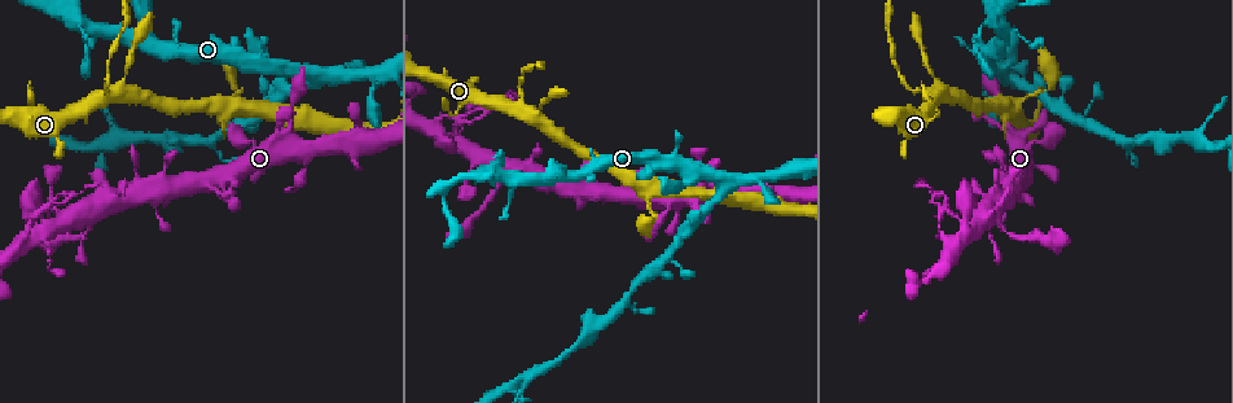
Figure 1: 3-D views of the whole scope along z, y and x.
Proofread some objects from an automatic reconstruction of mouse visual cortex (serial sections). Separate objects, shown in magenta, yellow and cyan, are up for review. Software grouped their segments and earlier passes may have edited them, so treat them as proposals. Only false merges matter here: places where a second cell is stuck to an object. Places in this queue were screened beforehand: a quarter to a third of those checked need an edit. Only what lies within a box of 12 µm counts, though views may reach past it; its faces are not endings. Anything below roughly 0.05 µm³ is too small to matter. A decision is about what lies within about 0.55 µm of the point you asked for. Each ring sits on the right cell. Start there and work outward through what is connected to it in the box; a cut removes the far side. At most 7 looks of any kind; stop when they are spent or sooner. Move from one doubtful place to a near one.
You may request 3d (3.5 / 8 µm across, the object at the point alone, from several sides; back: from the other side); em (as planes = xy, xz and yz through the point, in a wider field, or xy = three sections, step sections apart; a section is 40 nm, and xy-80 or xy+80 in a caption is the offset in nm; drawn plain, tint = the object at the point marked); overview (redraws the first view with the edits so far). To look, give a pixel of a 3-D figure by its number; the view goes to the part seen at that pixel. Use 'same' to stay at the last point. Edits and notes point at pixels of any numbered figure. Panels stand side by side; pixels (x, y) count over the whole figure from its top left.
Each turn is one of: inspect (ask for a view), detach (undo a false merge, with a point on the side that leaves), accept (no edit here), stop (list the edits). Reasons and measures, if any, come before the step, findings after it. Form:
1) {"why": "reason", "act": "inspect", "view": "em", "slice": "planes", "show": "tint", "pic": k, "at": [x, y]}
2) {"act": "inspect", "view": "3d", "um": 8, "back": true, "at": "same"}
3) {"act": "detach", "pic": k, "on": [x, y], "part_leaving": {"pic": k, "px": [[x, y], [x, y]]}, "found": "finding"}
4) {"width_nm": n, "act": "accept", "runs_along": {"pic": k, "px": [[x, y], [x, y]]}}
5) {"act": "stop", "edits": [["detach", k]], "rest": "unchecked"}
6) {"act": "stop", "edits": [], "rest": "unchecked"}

{"why": "two arms in line, one across", "act": "inspect", "view": "3d", "um": 3.5, "pic": 1, "at": [725, 183]}

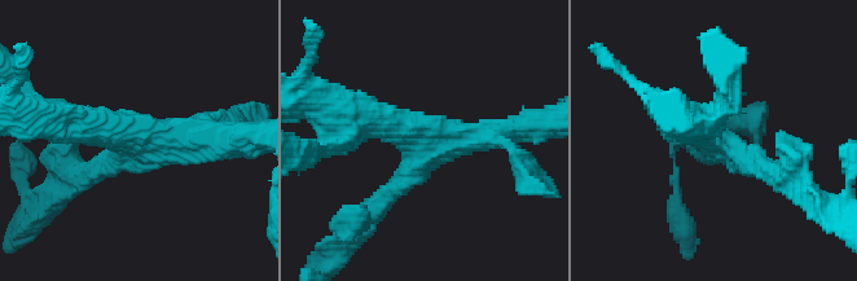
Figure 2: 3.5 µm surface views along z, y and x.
{"arms": 3, "arm_widths_nm": [300, 350, 350], "why": "need the tissue", "act": "inspect", "view": "em", "slice": "xy", "step": 1, "show": "tint", "pic": 2, "at": [714, 142]}

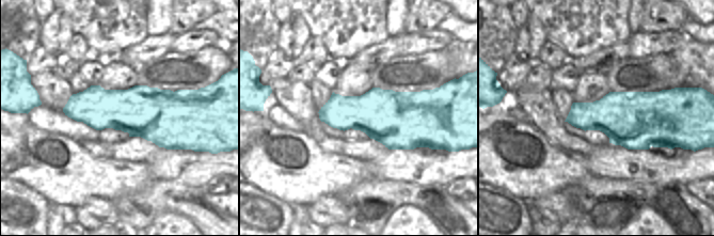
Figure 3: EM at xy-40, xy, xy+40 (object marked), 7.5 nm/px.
{"act": "accept", "runs_along": {"pic": 2, "px": [[691, 122], [777, 174]]}, "found": "continuous, no second cell"}

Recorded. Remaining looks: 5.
{"act": "inspect", "view": "3d", "um": 3.5, "pic": 1, "at": [99, 146]}

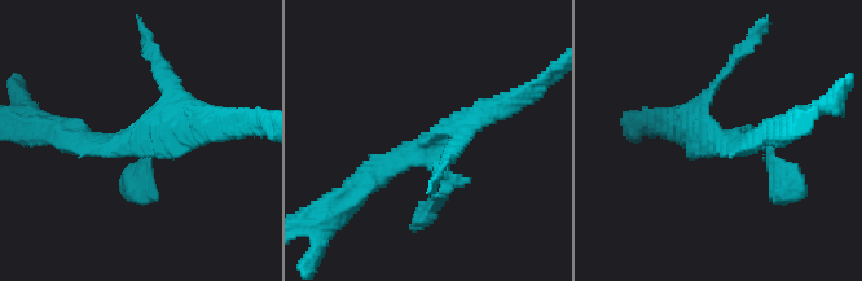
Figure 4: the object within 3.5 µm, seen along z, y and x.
{"arms": 3, "arm_widths_nm": [100, 200, 300], "act": "inspect", "view": "em", "slice": "xy", "step": 2, "show": "tint", "pic": 4, "at": [428, 144]}

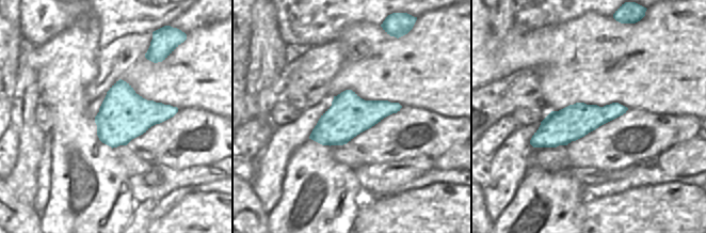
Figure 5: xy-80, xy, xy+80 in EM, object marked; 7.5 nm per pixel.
{"act": "accept", "runs_along": {"pic": 5, "px": [[623, 109], [579, 119], [533, 142]]}, "found": "all the same cell"}

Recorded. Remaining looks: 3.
{"why": "a fork", "act": "inspect", "view": "em", "slice": "planes", "show": "tint", "pic": 1, "at": [1020, 100]}

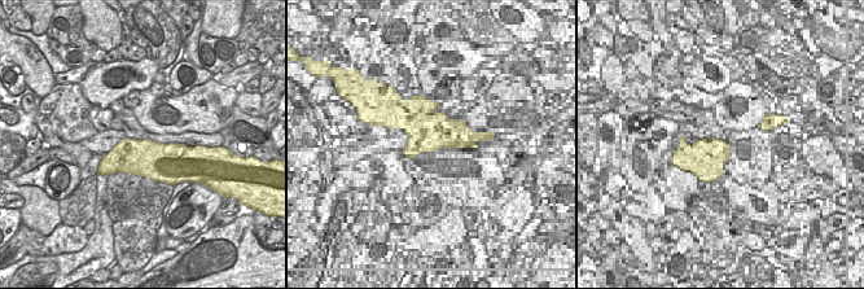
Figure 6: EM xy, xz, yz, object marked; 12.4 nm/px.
{"act": "inspect", "view": "3d", "um": 3.5, "at": "same"}

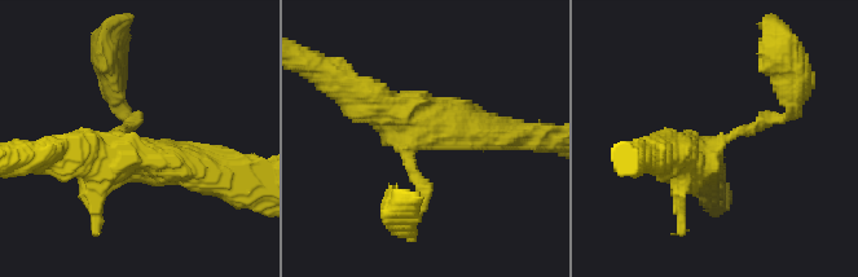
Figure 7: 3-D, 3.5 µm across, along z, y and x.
{"width_nm": 460, "act": "accept", "runs_along": {"pic": 7, "px": [[337, 82], [413, 124], [500, 131]]}, "found": "continuous, no second cell"}

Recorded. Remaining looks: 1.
{"act": "stop", "edits": [], "rest": "unchecked"}

